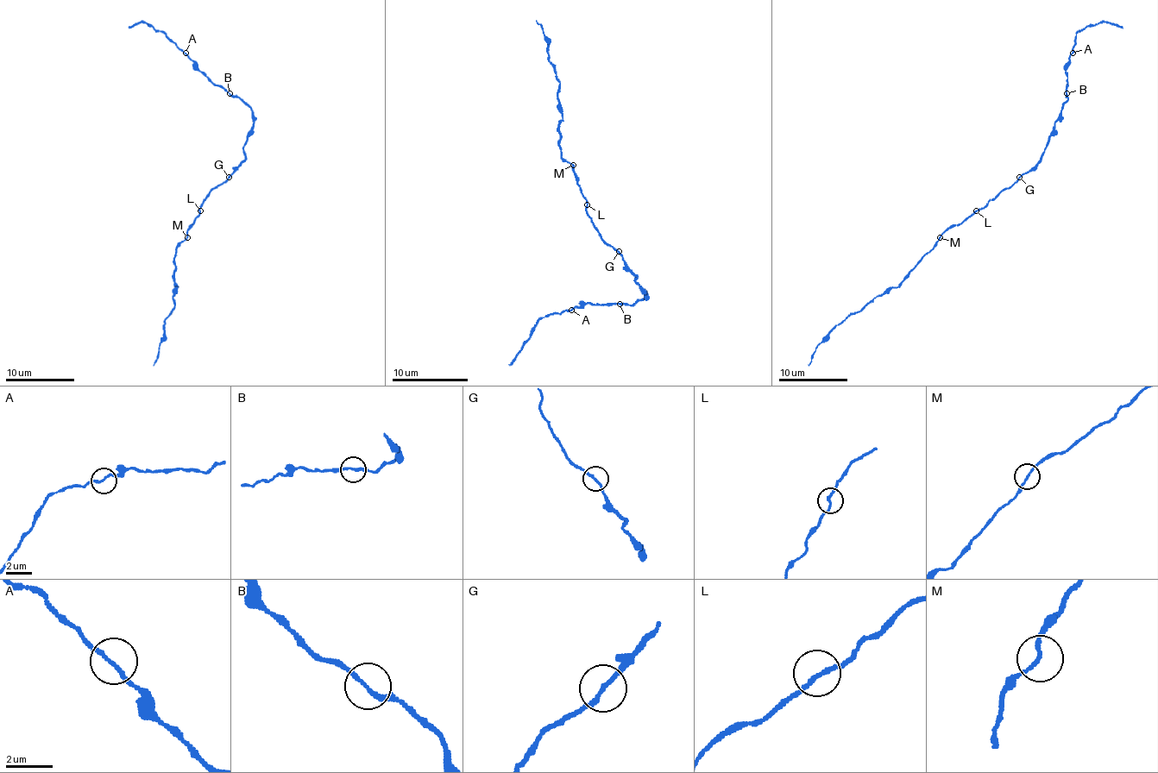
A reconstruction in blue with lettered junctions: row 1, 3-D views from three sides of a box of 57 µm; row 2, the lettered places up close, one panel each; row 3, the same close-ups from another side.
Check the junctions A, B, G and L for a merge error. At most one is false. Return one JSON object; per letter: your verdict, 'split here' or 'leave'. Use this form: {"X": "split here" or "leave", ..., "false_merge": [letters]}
{"A": "leave", "B": "leave", "G": "leave", "L": "leave", "false_merge": []}

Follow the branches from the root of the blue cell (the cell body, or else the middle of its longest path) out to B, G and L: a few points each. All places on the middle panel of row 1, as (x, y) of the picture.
B: (606, 241), (622, 257), (622, 260), (636, 274), (636, 282), (645, 291), (644, 297), (632, 304), (619, 304)
G: (606, 241), (619, 251)
L: (606, 241), (592, 223), (587, 211), (587, 204)

